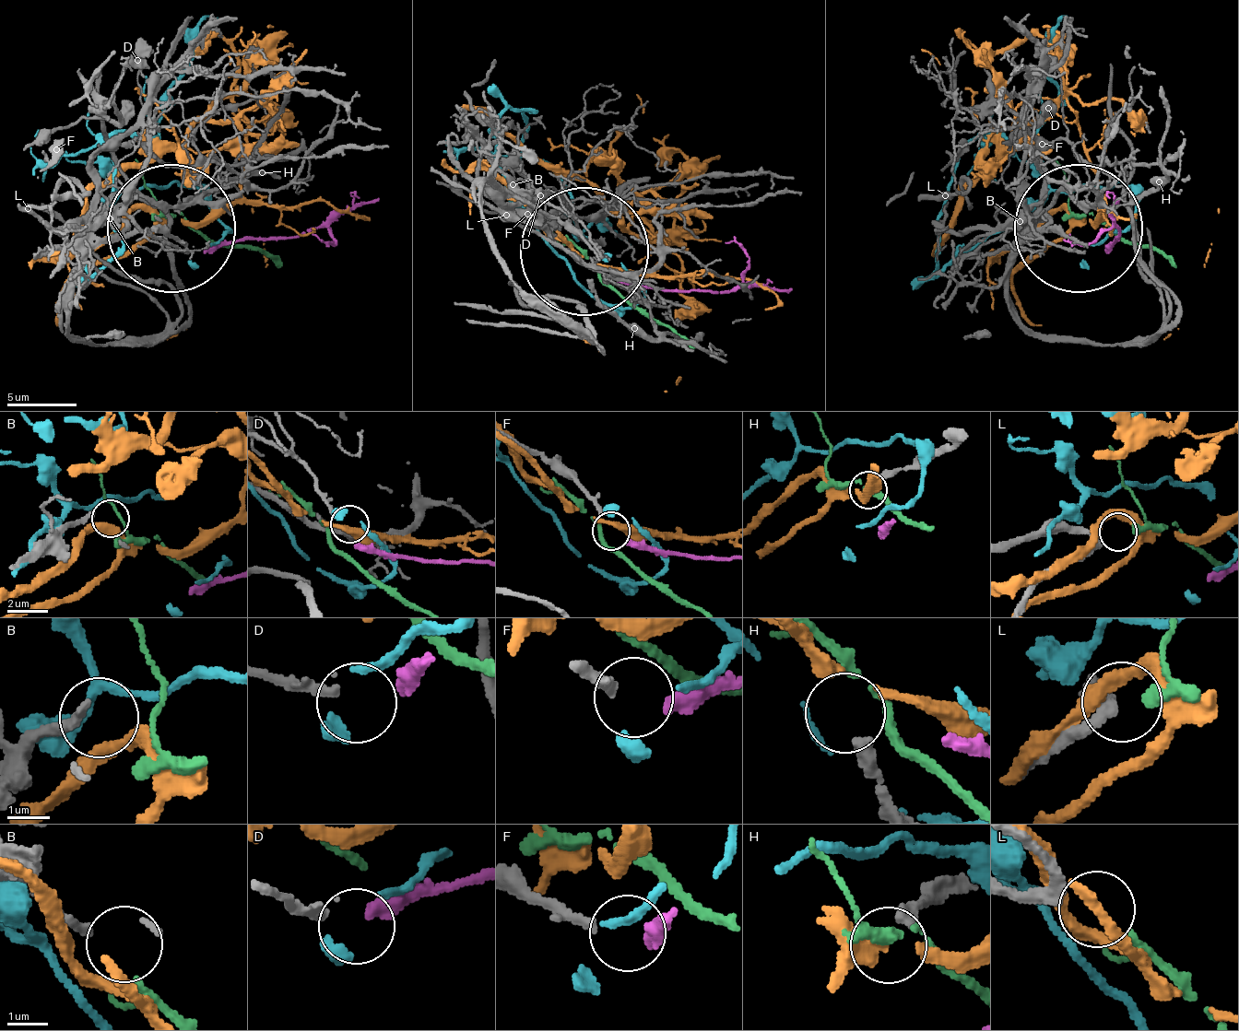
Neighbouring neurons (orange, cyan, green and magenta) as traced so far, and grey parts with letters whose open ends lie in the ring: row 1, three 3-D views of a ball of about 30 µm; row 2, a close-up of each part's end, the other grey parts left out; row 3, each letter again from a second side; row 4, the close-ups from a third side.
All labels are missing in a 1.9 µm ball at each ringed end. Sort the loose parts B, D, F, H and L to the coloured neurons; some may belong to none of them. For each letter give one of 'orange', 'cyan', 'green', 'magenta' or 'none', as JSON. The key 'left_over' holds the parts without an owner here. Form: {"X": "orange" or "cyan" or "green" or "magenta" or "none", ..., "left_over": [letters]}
{"B": "none", "D": "none", "F": "magenta", "H": "orange", "L": "green", "left_over": ["B", "D"]}

